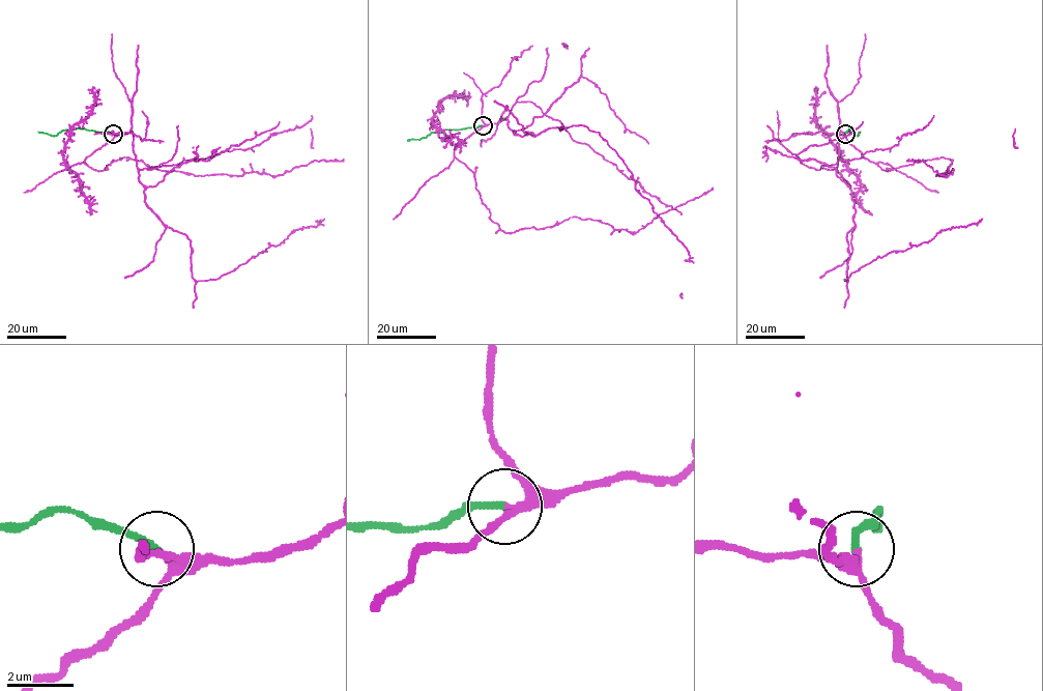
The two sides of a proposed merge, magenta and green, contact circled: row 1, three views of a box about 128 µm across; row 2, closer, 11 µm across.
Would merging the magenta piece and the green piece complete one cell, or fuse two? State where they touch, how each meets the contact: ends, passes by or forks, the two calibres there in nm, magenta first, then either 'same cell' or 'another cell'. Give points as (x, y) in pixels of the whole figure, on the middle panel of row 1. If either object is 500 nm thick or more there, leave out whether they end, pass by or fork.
at (483, 125); magenta passes by; green ends there; 190 nm thick on the magenta side, 200 nm on the other; same cell

